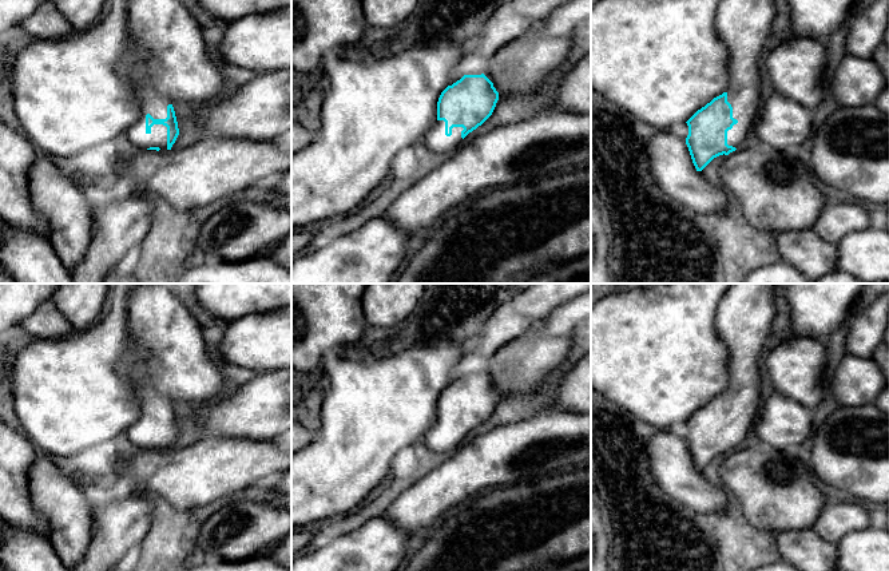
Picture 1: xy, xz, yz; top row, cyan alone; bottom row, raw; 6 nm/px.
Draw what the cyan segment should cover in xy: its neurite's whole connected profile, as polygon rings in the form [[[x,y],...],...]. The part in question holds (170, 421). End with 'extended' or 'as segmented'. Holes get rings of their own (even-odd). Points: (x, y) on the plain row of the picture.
[[[142,283],[130,293],[128,300],[128,332],[132,341],[147,353],[146,360],[139,360],[134,352],[126,353],[116,361],[118,370],[132,381],[139,397],[139,419],[126,432],[131,449],[171,449],[179,428],[174,407],[176,403],[194,405],[207,404],[226,394],[225,372],[211,357],[202,328],[187,306],[162,283]]]; extended

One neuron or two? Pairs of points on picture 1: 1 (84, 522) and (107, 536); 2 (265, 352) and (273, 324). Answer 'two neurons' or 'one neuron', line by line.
1: two neurons
2: one neuron

